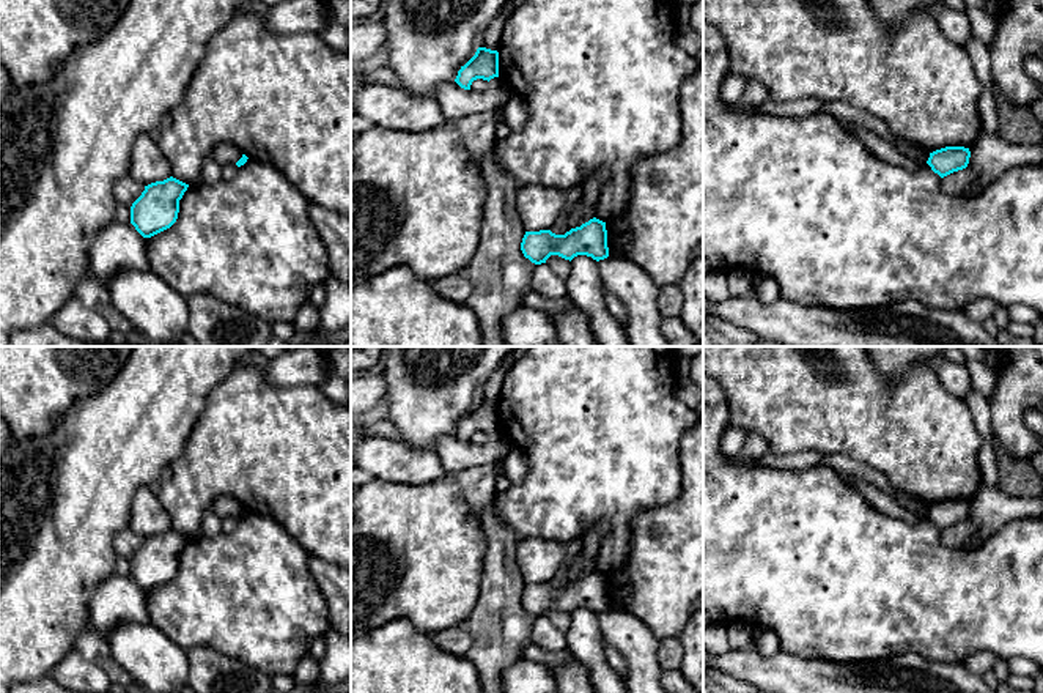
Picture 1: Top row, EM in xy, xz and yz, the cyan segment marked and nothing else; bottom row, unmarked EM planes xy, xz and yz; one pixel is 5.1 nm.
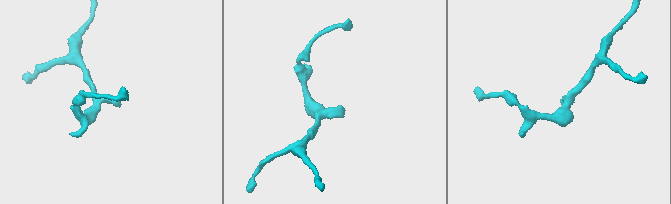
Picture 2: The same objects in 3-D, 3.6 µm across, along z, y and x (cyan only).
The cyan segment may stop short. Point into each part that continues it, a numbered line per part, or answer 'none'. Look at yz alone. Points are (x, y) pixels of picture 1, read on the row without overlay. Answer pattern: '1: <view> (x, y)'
none

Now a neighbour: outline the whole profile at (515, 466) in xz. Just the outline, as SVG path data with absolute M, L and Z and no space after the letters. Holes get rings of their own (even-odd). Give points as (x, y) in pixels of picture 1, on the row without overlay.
M516 447L502 460L502 468L511 484L521 482L529 471L524 454Z

